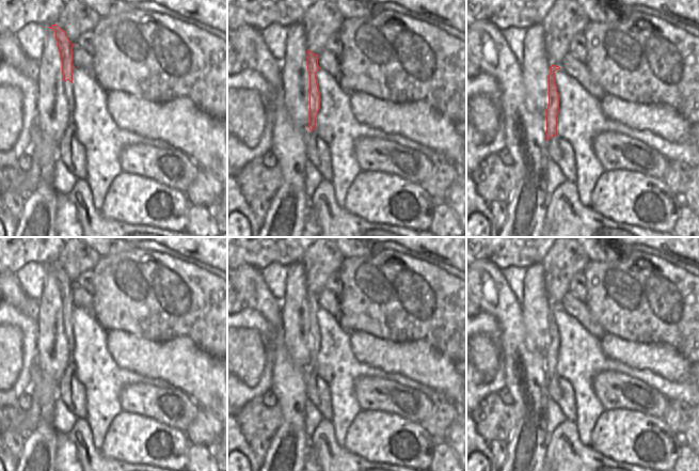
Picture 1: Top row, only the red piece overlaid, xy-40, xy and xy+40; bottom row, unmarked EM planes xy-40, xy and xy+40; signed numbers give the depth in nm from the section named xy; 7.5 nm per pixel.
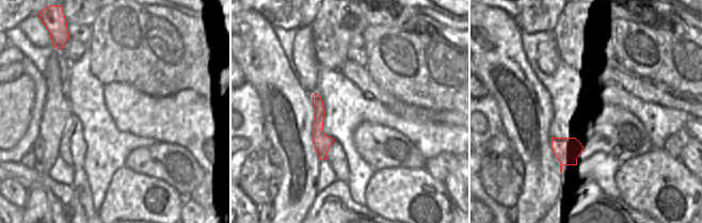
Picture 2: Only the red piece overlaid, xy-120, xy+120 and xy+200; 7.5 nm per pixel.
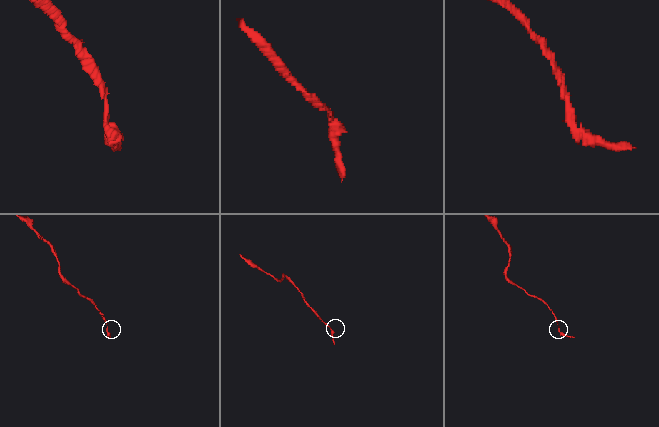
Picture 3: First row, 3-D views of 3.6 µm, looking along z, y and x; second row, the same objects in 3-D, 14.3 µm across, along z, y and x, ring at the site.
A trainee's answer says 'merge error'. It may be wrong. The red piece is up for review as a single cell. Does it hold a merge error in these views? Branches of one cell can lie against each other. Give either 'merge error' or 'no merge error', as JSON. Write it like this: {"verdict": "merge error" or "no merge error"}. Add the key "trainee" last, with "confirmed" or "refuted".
{"verdict": "no merge error", "trainee": "refuted"}

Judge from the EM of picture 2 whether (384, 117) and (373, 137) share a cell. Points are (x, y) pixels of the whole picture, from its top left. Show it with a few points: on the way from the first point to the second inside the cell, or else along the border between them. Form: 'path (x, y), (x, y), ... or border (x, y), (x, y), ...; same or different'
border (356, 126), (377, 123), (403, 136); different

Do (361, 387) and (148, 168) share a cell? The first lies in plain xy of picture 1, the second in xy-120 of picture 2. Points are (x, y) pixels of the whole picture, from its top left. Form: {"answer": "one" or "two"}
{"answer": "one"}

